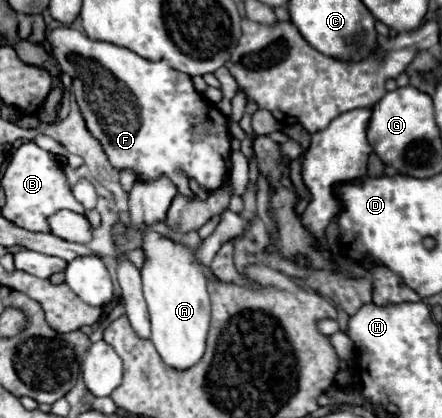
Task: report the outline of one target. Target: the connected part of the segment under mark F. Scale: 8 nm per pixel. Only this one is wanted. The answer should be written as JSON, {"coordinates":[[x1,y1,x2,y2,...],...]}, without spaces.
{"coordinates":[[72,27,46,29,46,41,50,43,50,51,52,51,54,59,58,61,62,73,68,73,72,79,82,79,82,81,74,81,74,83,72,83,72,93,74,93,74,97,76,97,76,101,78,101,78,105,80,105,80,111,82,111,82,115,84,115,84,119,86,119,86,127,88,127,90,133,102,143,102,147,104,147,104,151,106,151,106,155,108,155,108,161,110,161,114,167,118,167,118,169,134,169,136,175,138,175,138,179,156,179,156,177,160,177,160,175,168,175,168,177,176,183,178,191,180,191,182,195,188,195,188,197,192,195,192,191,190,191,190,187,188,187,188,179,196,179,196,183,198,183,202,189,206,189,206,191,218,189,218,187,222,185,222,181,226,179,226,175,228,175,228,171,230,171,228,121,226,121,226,117,216,109,214,103,206,101,200,93,196,93,196,89,192,87,190,75,172,69,166,61,148,61,148,59,136,55,134,51,130,51,130,49,126,49,126,47,118,47,118,45,112,45,112,43,104,43,104,41,94,41,94,39,90,39,86,33,80,33,80,31,72,29]]}

